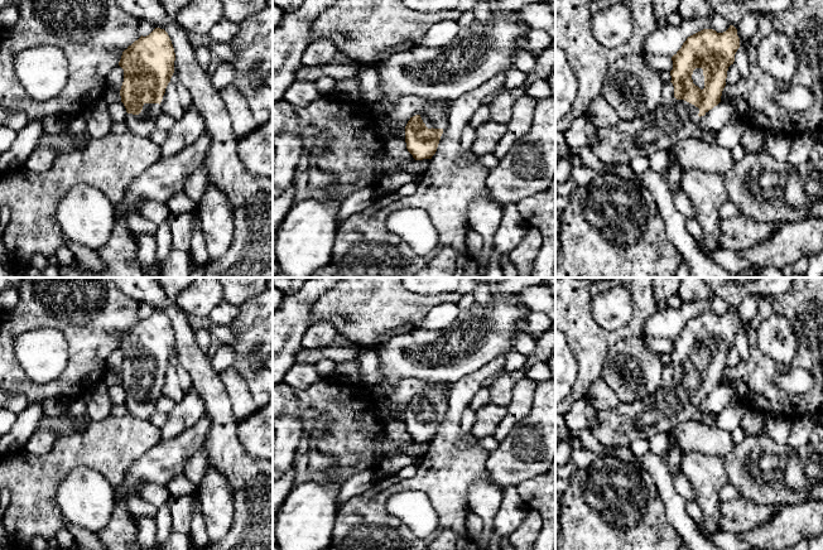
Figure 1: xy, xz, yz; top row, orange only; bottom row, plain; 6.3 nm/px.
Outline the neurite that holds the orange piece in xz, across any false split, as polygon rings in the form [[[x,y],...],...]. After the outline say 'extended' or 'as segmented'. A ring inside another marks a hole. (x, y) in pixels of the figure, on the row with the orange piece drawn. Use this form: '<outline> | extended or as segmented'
[[[452,102],[443,108],[432,108],[410,117],[405,126],[408,151],[415,160],[432,159],[435,154],[443,129],[447,125],[448,110]]] | extended

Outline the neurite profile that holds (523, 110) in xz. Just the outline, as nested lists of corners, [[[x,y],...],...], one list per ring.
[[[526,95],[518,97],[511,108],[511,119],[506,131],[495,148],[494,154],[504,158],[525,134],[529,132],[534,119],[536,101]]]

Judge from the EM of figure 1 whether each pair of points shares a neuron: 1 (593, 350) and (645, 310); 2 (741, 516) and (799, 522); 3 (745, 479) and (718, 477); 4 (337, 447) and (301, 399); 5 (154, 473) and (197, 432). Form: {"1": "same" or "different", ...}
{"1": "same", "2": "different", "3": "different", "4": "same", "5": "same"}

